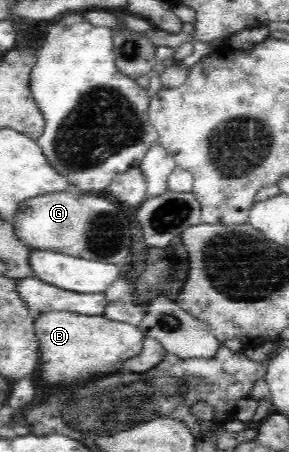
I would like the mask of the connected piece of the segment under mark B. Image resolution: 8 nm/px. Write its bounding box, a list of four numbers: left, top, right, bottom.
[35,311,144,389]

